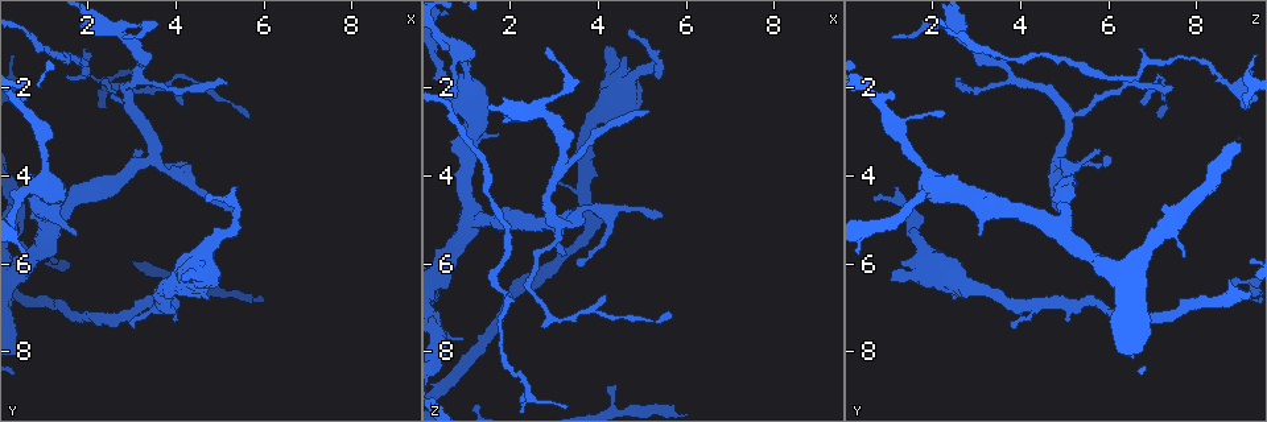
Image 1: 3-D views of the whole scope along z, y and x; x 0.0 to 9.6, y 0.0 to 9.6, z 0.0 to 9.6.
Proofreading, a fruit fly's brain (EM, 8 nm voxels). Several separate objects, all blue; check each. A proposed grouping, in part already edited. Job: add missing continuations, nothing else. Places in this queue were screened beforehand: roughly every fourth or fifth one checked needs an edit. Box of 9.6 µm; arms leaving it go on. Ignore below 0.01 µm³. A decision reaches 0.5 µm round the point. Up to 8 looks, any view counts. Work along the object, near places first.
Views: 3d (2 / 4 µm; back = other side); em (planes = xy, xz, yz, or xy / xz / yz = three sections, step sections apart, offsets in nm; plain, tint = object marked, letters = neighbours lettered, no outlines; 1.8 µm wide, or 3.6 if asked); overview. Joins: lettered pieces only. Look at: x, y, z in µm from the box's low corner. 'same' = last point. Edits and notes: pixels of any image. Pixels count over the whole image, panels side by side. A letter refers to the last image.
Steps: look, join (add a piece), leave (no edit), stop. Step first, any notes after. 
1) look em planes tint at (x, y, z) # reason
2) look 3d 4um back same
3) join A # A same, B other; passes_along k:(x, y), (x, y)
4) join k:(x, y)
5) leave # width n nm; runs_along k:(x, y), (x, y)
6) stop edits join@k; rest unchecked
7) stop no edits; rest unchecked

look em xz step 16 letters at (4.45, 6.50, 8.75) # branch stops here

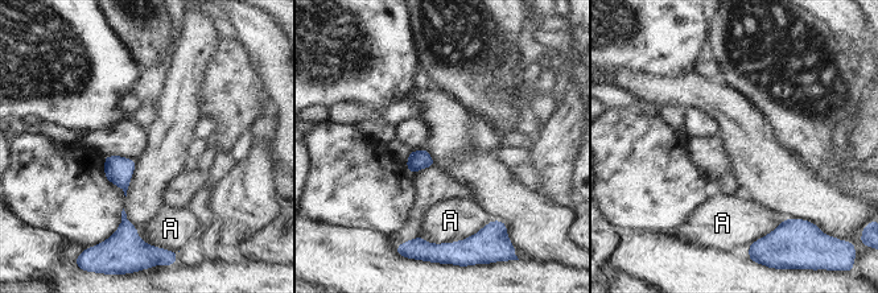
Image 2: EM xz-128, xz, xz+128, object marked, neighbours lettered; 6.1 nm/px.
leave # width 110 nm; A other; border 2:(493, 219), (477, 231); none of them fits

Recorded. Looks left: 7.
look 3d 4um at (0.95, 5.85, 7.75) # free end

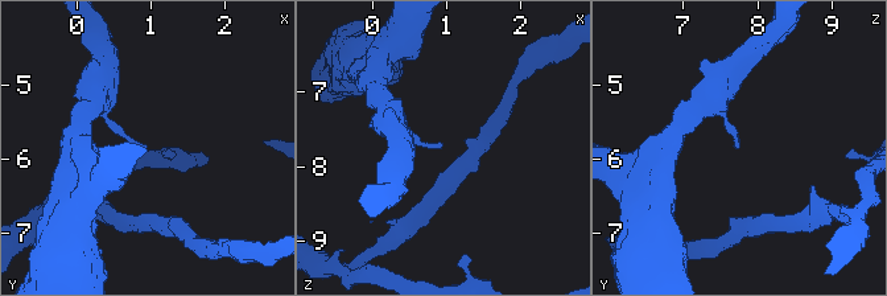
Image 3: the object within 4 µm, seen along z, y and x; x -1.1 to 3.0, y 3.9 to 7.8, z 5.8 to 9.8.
look em yz step 8 tint at (0.90, 5.85, 7.70) # need the tissue

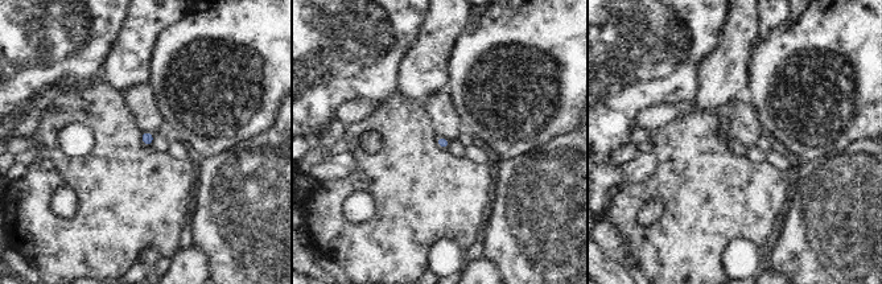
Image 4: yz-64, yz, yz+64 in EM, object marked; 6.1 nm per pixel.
look em planes letters same # cut it another way

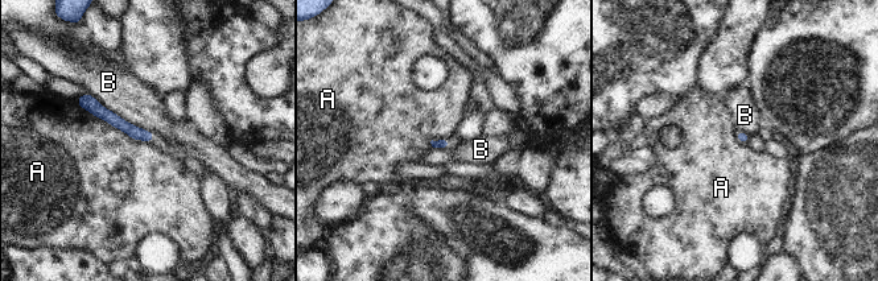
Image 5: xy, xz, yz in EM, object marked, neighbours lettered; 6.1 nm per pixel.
leave # A other, B other; runs_along 5:(81, 100), (136, 133), (149, 137); none of them fits

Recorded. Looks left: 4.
look 3d 4um at (1.95, 1.40, 6.90) # abrupt turn

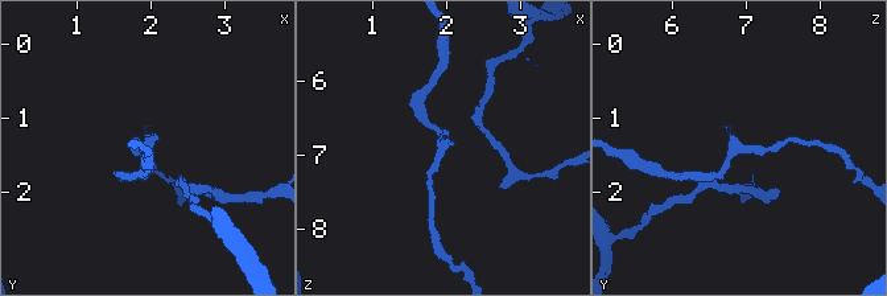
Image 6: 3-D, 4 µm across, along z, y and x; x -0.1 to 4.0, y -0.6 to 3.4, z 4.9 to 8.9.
look em planes letters at (2.00, 1.40, 6.85) # now the EM

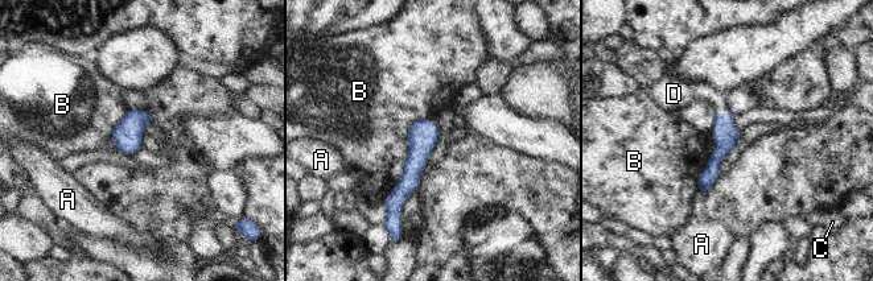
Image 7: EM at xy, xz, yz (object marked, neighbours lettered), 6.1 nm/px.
join 7:(688, 91) # longest_contact B 420 nm; A other, B other, C other, D same; it goes on there

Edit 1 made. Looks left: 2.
stop edits join@7; rest unchecked

